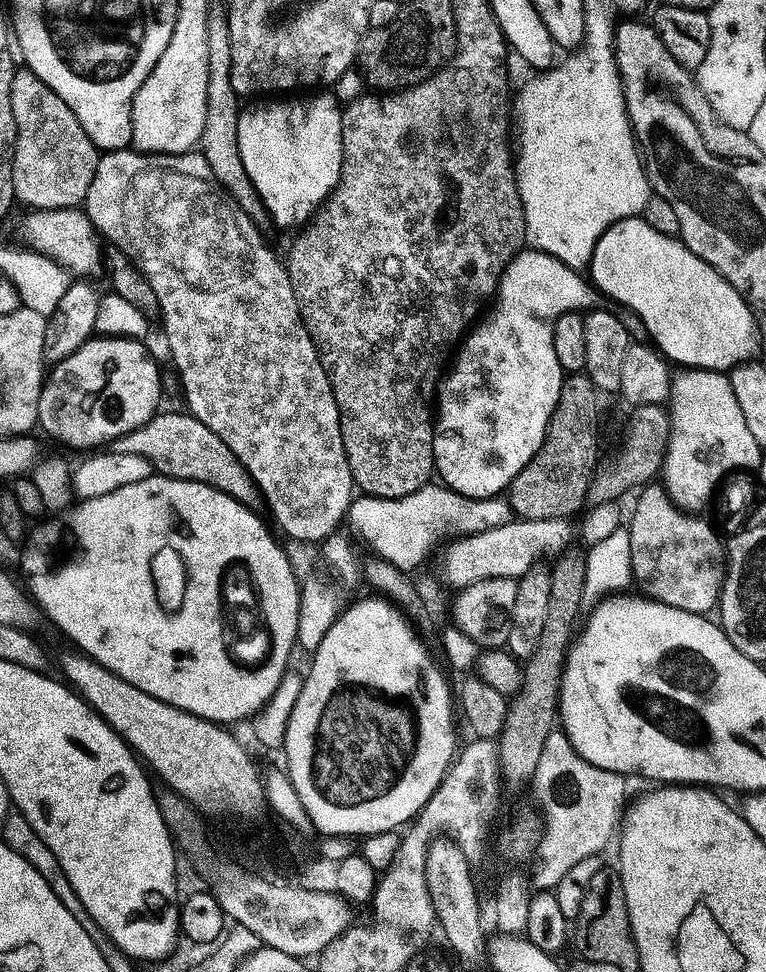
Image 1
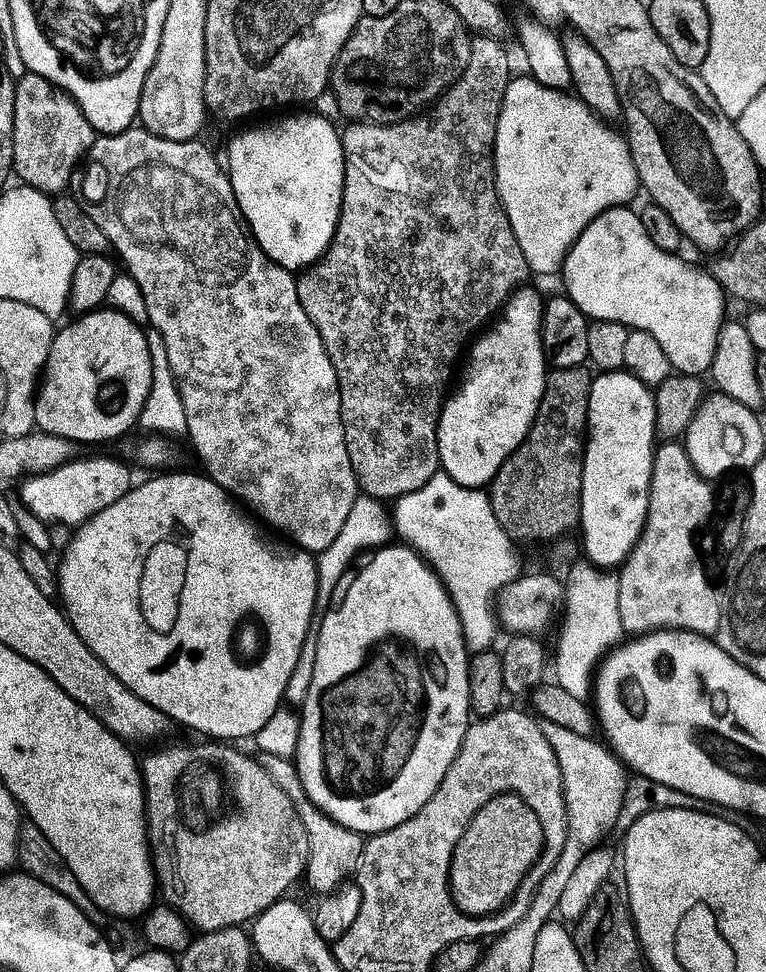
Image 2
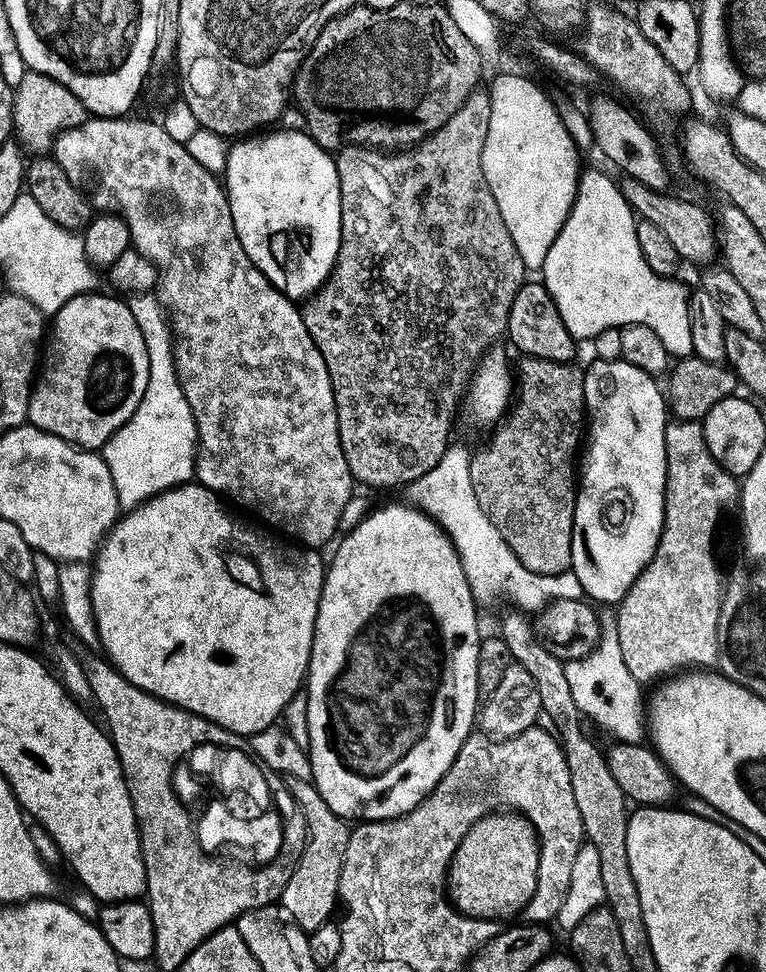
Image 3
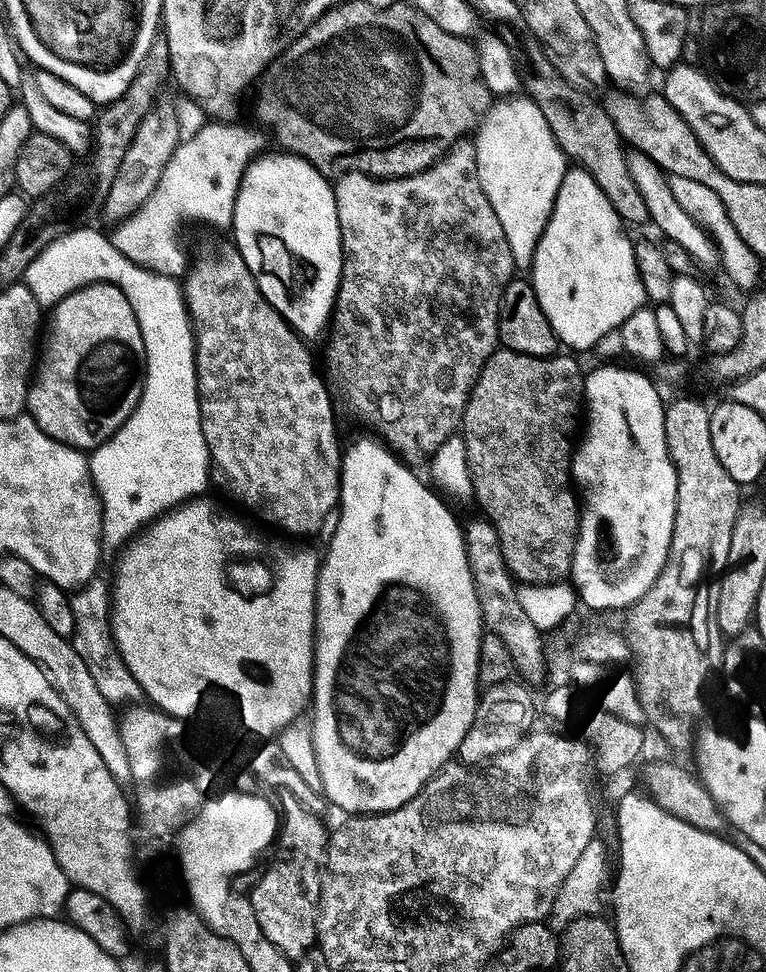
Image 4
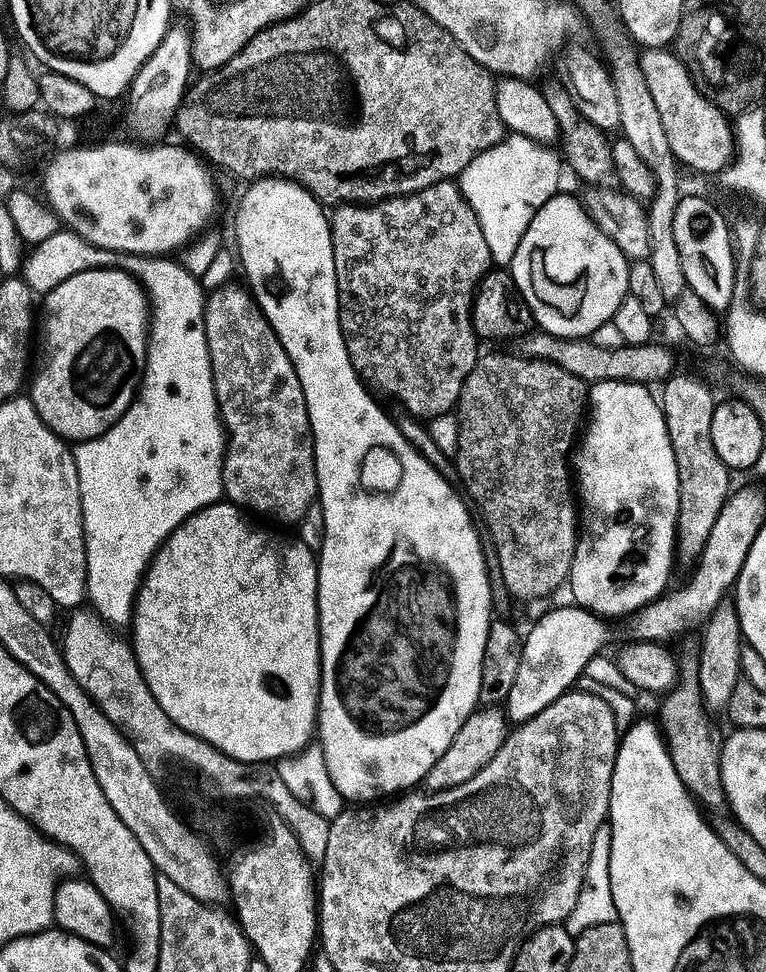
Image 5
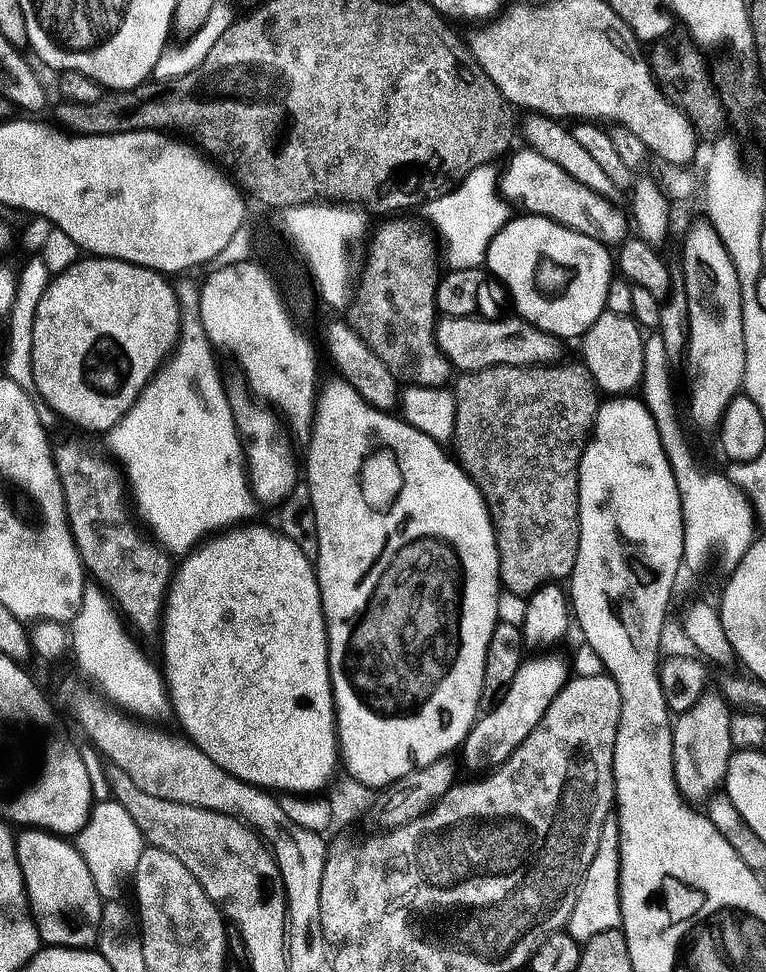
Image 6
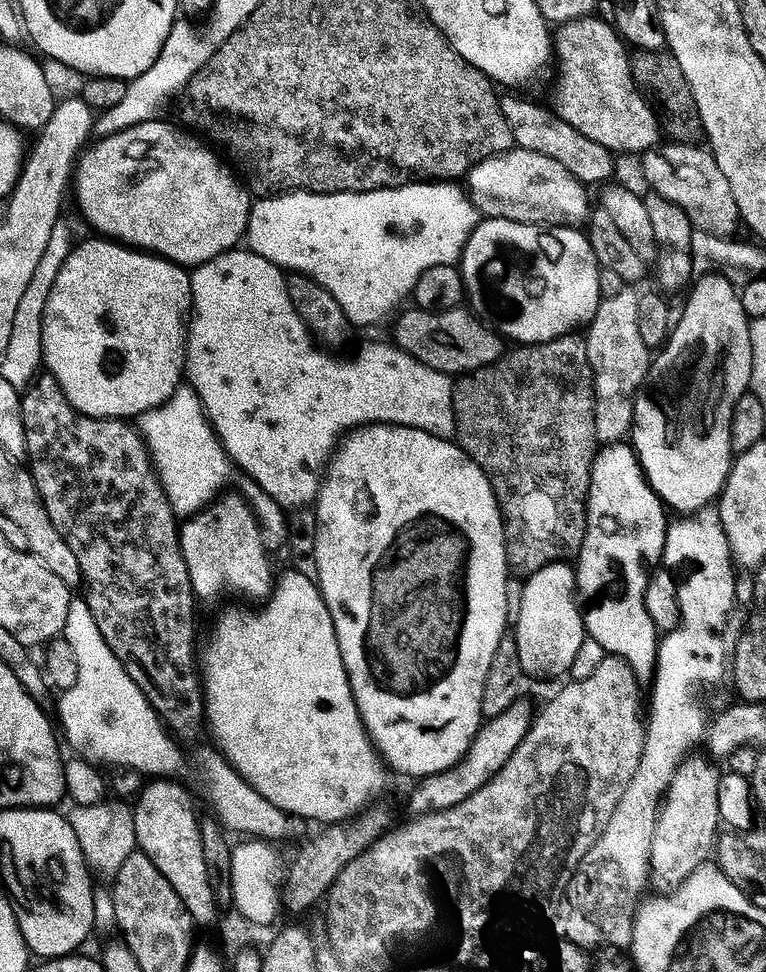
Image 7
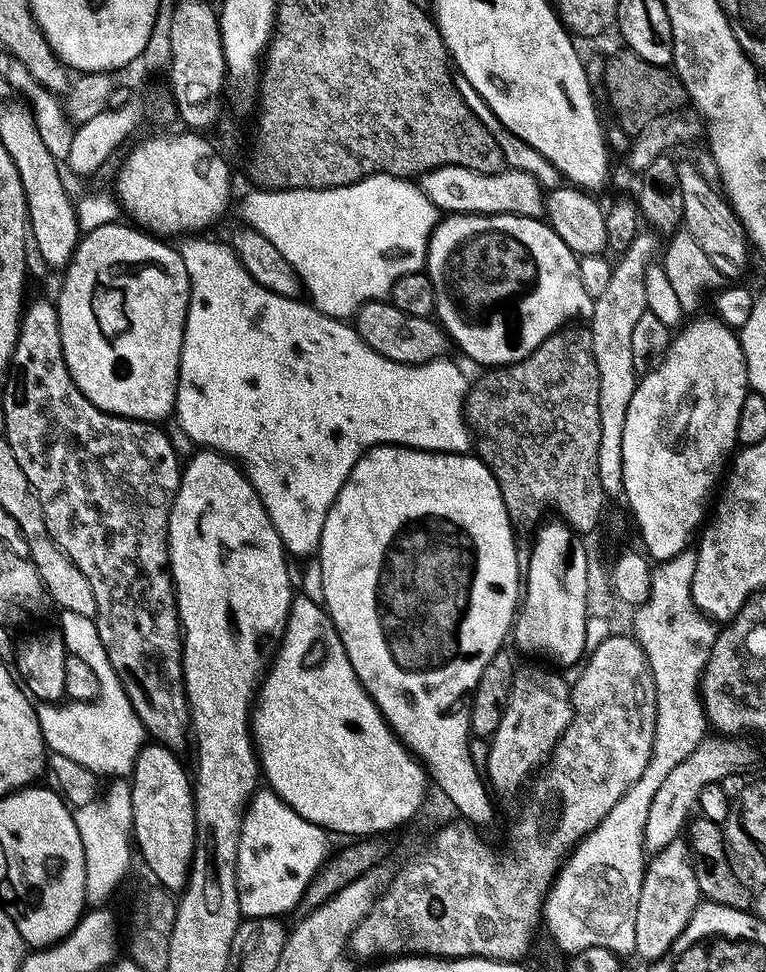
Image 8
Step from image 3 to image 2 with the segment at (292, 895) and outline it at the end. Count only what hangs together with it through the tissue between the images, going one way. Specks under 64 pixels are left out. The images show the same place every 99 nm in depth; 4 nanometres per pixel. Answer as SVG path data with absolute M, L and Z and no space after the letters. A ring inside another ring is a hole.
M264 752L259 753L258 759L262 770L266 770L266 774L270 774L270 778L274 778L275 784L281 790L286 790L290 802L294 802L294 806L298 810L298 814L308 831L312 853L308 859L306 884L308 880L309 886L320 895L318 896L320 898L331 895L351 877L348 876L351 872L353 875L359 869L360 862L364 858L365 837L361 836L359 832L334 822L312 801L310 794L306 792L306 786L302 782L300 769L296 767L295 759L288 760Z

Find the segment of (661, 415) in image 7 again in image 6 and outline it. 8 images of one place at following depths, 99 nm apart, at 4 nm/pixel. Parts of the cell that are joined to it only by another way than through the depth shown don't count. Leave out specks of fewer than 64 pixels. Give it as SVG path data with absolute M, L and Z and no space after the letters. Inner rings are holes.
M707 218L696 220L688 228L688 233L684 236L684 284L683 291L688 293L688 350L686 353L686 365L688 364L688 416L692 419L692 424L700 432L715 433L719 429L720 423L724 421L726 410L735 396L741 395L742 389L746 384L748 371L746 370L746 354L744 353L744 288L742 277L735 269L734 262L731 261L730 254L726 246L723 245L722 238L719 237L718 230Z

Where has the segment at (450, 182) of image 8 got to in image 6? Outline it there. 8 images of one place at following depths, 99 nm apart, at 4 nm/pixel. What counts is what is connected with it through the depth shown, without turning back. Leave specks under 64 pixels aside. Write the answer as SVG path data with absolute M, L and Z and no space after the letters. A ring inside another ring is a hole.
M529 148L511 155L506 172L500 178L500 192L509 203L518 204L529 215L544 216L566 225L576 233L594 238L608 248L616 248L629 239L631 223L627 213L616 208L611 199L582 186L557 163ZM516 203L516 204L515 204ZM629 230L629 232L628 232Z

